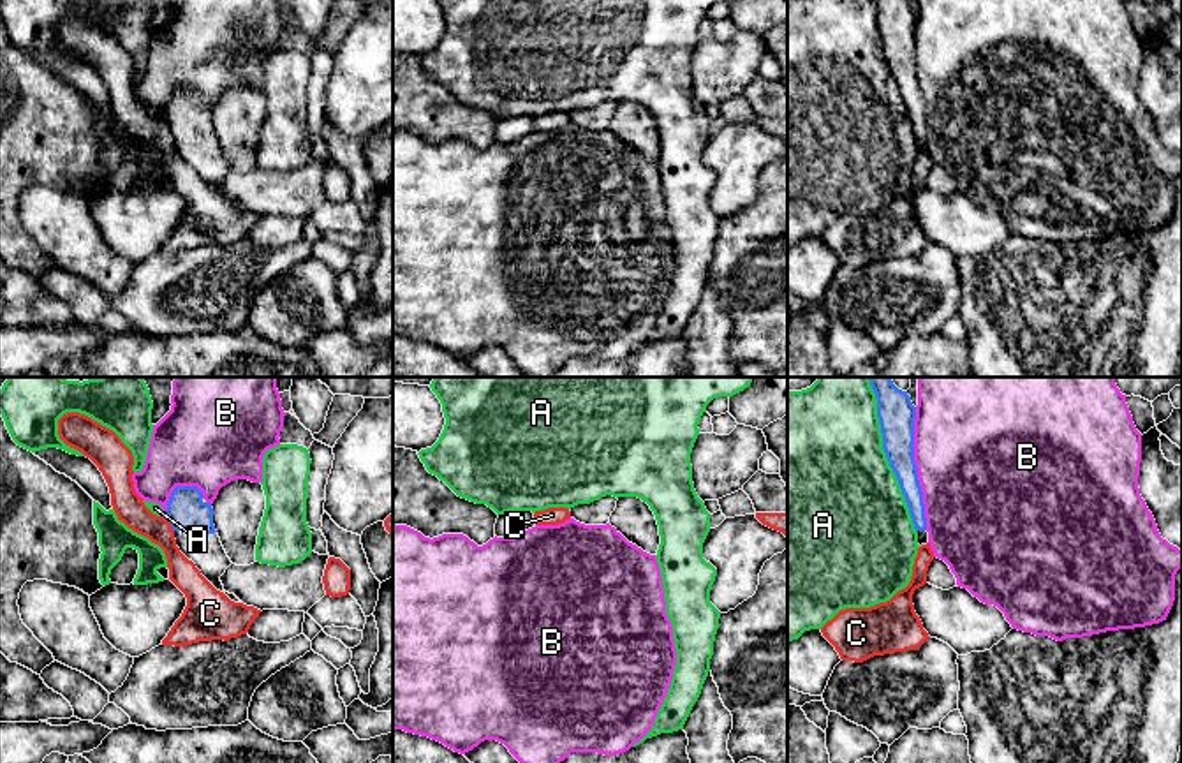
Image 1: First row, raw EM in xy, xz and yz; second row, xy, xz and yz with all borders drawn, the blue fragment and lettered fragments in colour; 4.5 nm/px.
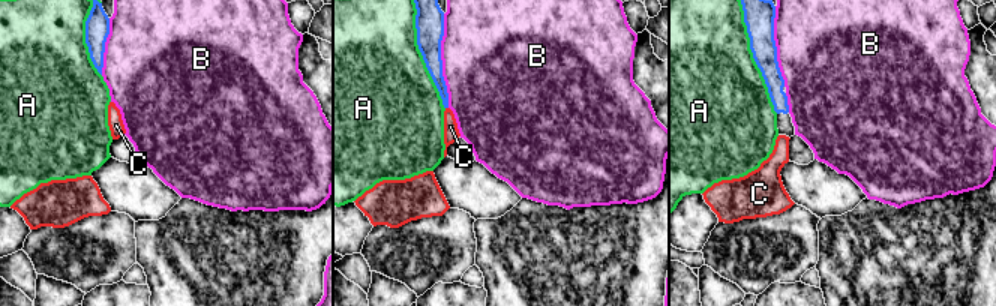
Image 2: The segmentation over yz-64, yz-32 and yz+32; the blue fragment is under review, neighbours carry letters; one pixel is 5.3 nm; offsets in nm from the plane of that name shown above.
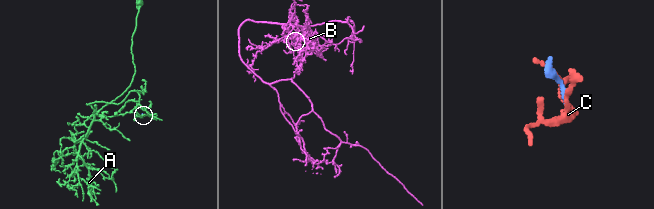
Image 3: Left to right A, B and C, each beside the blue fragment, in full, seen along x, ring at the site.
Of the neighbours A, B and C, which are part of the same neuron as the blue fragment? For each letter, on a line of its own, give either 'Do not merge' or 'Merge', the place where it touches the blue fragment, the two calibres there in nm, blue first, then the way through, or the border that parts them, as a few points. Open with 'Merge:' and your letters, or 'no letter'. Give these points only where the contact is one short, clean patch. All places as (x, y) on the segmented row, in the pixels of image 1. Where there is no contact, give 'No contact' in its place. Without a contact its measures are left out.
Merge: no letter
A: Do not merge. Touches blue at yz (886, 455). Thickness 170 nm (blue) against 500 nm
B: Do not merge. Touches blue at yz (916, 469). Thickness 160 nm (blue) against 500 nm
C: Do not merge. Touches blue at xy (171, 525). Thickness 180 nm (blue) against 140 nm. Boundary: xy (166, 518), (173, 531)

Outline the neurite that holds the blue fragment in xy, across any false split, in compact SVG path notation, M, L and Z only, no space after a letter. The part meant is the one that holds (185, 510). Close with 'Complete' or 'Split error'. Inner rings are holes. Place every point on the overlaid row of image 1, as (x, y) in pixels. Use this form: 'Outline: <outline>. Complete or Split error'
Outline: M176 486L167 502L167 520L174 530L176 546L196 564L201 574L231 601L241 603L224 590L220 576L233 564L213 525L213 507L197 486Z. Split error

